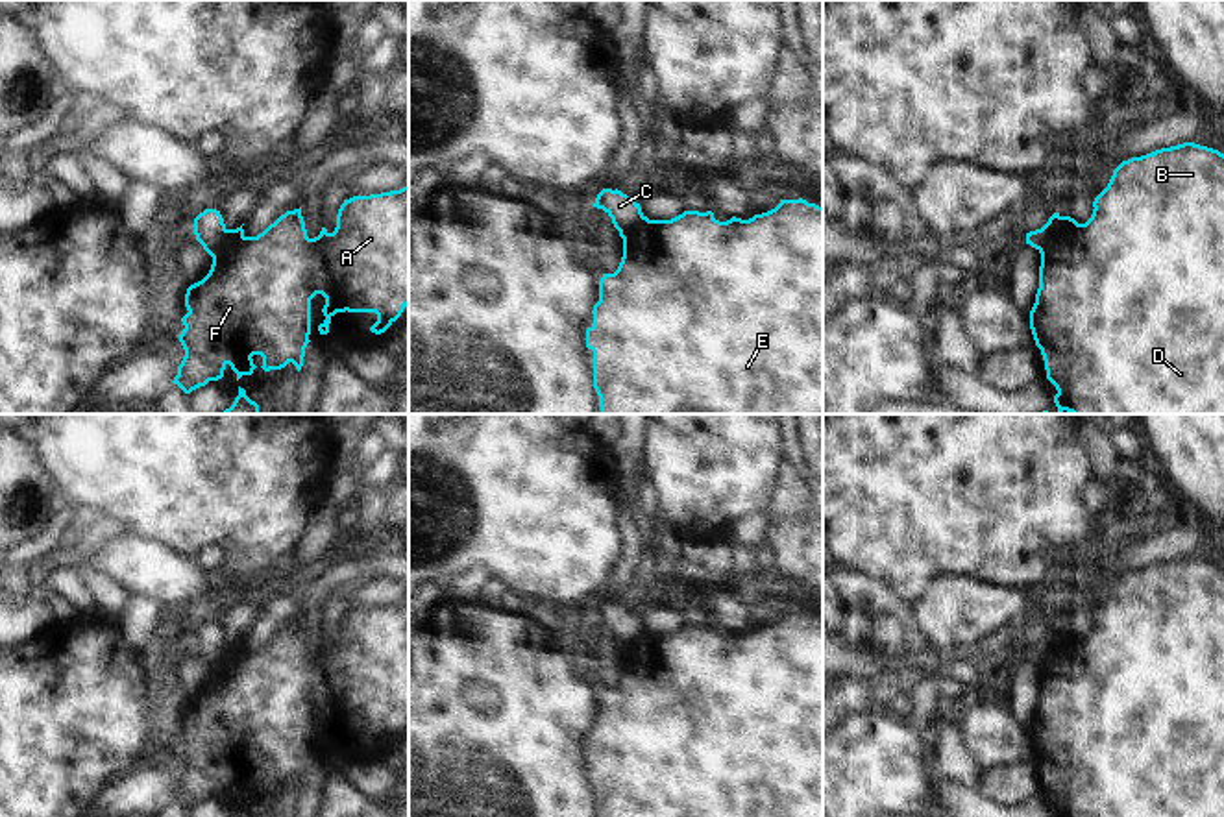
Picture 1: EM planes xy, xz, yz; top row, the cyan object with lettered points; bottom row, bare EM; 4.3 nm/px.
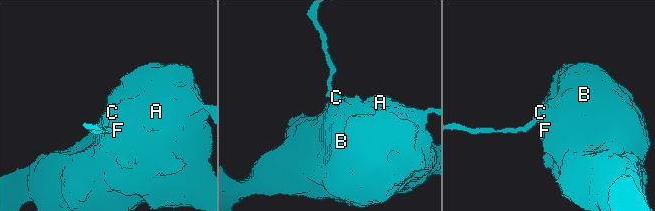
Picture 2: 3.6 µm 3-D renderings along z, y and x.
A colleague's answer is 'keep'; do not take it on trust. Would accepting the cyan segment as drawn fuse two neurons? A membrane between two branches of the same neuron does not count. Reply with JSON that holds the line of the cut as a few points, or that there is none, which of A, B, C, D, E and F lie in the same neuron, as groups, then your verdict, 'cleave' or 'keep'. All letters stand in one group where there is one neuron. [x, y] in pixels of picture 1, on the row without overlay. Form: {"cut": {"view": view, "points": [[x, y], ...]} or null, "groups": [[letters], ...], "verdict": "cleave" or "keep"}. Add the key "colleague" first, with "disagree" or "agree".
{"colleague": "disagree", "cut": {"view": "yz", "points": [[1060, 631], [1049, 644], [1040, 666]]}, "groups": [["A", "B", "D", "E", "F"], ["C"]], "verdict": "cleave"}

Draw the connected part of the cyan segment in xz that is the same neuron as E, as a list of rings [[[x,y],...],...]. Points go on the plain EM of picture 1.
[[[780,614],[780,617],[749,634],[732,630],[727,636],[714,632],[712,625],[684,625],[671,634],[649,634],[642,630],[638,640],[623,652],[623,671],[614,688],[603,688],[599,715],[594,719],[594,739],[586,743],[586,762],[594,765],[594,802],[599,817],[823,817],[823,621],[806,614]]]

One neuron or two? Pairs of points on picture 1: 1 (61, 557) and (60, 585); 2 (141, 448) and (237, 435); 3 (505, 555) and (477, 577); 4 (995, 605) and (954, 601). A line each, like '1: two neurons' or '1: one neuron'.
1: two neurons
2: one neuron
3: two neurons
4: one neuron

